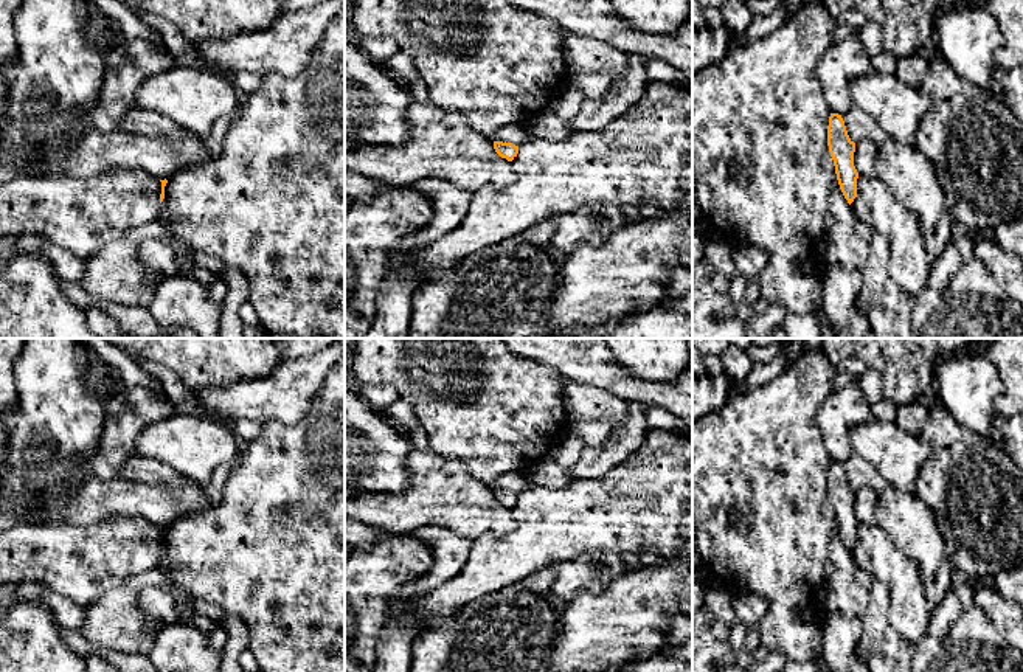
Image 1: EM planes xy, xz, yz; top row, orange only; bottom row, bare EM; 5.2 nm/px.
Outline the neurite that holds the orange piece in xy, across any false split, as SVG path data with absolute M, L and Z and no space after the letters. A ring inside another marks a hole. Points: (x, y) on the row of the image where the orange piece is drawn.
M160 180L161 182L161 194L160 194L160 213L158 213L158 217L157 217L157 222L163 227L163 230L168 233L169 239L177 242L177 237L174 236L174 233L171 231L171 227L169 227L169 222L168 222L168 217L166 217L166 197L165 197L165 186L168 183L168 180Z

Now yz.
M831 113L827 126L827 146L834 160L840 189L851 205L857 197L858 172L854 166L855 143L849 138L841 115Z

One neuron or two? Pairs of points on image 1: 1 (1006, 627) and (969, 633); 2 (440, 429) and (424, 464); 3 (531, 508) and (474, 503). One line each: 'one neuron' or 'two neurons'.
1: two neurons
2: two neurons
3: two neurons

